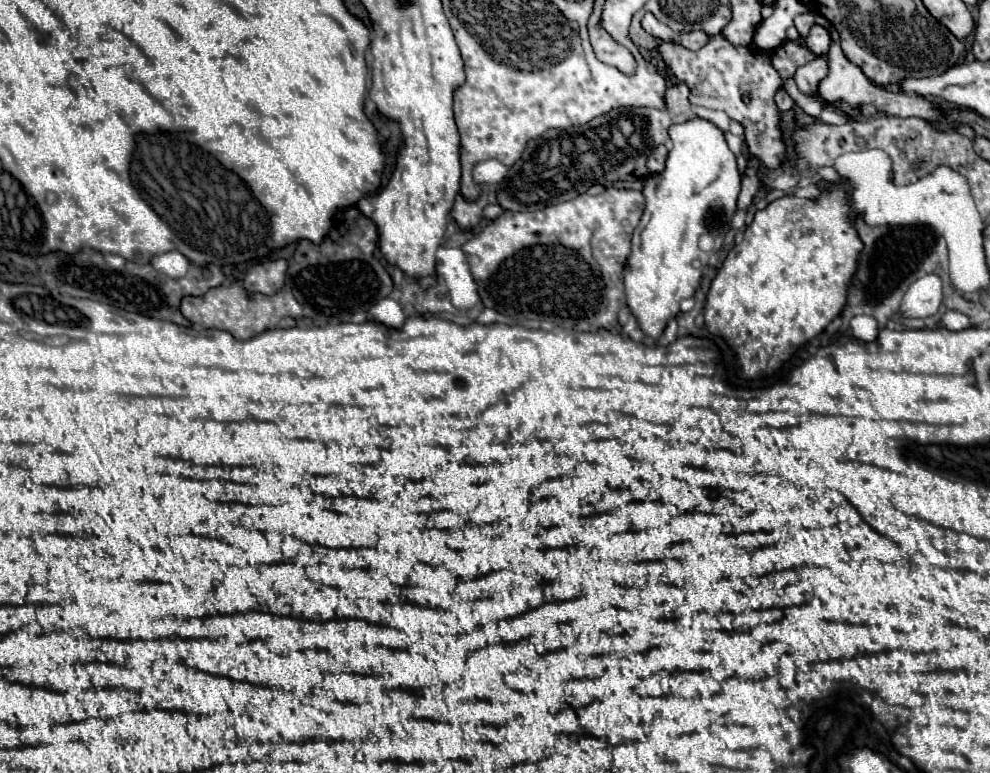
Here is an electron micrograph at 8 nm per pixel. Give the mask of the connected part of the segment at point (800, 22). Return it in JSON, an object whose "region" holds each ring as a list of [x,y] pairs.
{"region":[[[809,13],[809,15],[797,15],[795,17],[795,27],[797,27],[797,31],[799,31],[799,35],[805,39],[807,35],[809,35],[809,29],[815,25],[815,19],[813,19],[813,15]]]}

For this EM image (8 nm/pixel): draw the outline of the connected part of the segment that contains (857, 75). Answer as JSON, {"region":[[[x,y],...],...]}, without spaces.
{"region":[[[839,39],[833,41],[827,59],[831,59],[831,63],[829,63],[829,75],[819,83],[819,97],[823,101],[827,101],[827,103],[833,103],[837,109],[845,111],[847,115],[861,119],[861,117],[869,117],[869,115],[881,111],[885,115],[895,115],[895,117],[921,117],[921,119],[927,119],[931,123],[943,121],[943,109],[939,109],[935,103],[927,101],[925,97],[905,95],[905,93],[891,93],[891,91],[885,91],[885,89],[873,85],[863,75],[863,71],[857,65],[853,65],[843,55]]]}

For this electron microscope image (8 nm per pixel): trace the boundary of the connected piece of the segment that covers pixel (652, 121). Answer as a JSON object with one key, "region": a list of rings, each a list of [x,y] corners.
{"region":[[[679,83],[667,91],[667,109],[621,107],[587,125],[569,129],[549,129],[539,139],[527,143],[521,159],[511,167],[503,183],[497,187],[497,205],[507,211],[541,211],[555,203],[571,201],[585,193],[591,185],[611,185],[615,181],[637,181],[649,175],[645,163],[651,149],[665,145],[667,129],[673,123],[693,119],[689,103],[689,87]]]}

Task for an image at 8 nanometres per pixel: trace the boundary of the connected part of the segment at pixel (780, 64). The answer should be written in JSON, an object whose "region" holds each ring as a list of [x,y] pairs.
{"region":[[[785,41],[771,53],[771,65],[777,69],[777,73],[783,81],[791,79],[795,75],[797,67],[801,67],[813,59],[815,59],[815,55],[811,55],[811,51],[807,51],[805,45],[799,45],[793,41]]]}

